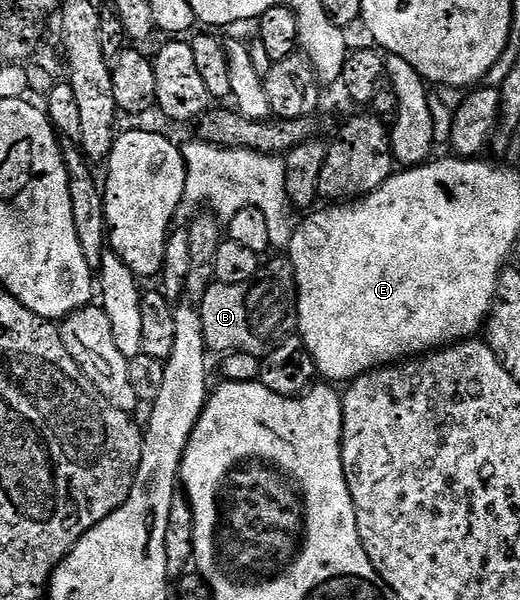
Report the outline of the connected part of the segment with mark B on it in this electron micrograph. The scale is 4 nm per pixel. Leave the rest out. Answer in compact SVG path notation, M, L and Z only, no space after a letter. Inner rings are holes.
M284 256L266 260L249 284L215 283L199 302L203 321L203 339L209 351L217 355L246 353L264 359L275 347L298 332L297 280L293 265Z

